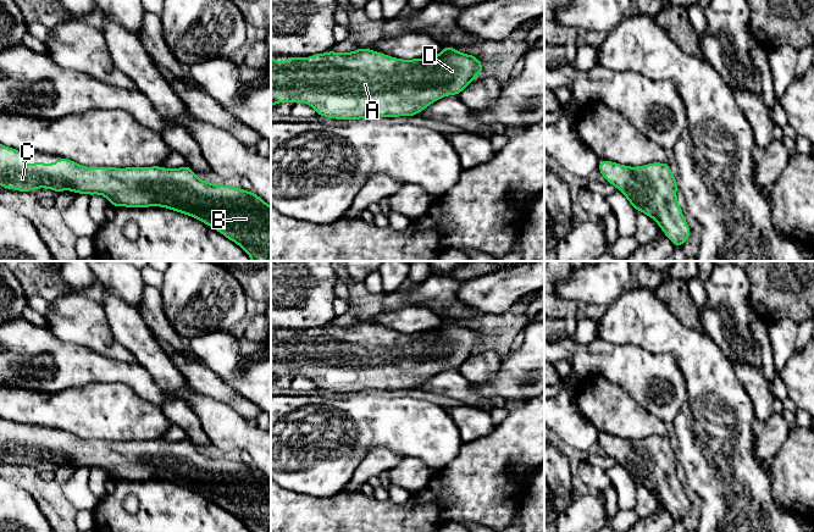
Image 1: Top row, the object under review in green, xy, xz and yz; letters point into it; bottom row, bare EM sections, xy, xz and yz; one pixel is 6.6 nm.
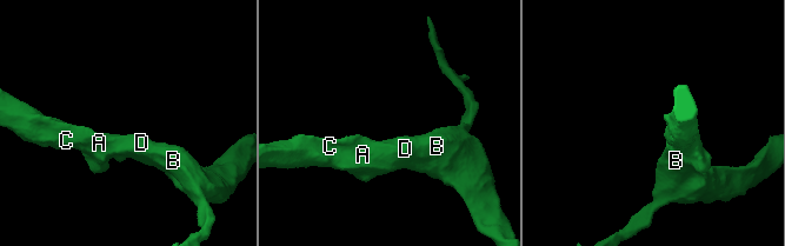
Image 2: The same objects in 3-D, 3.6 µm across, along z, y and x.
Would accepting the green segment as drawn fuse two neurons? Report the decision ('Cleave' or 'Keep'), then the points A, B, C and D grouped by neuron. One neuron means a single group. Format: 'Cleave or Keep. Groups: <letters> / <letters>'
Keep. Groups: A B C D

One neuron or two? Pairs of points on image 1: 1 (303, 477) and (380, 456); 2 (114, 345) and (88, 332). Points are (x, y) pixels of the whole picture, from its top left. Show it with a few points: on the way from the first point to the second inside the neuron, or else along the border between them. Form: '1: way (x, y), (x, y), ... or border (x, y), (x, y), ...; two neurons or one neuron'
1: border (387, 445), (375, 447), (345, 485); two neurons
2: way (108, 345), (94, 333); one neuron

